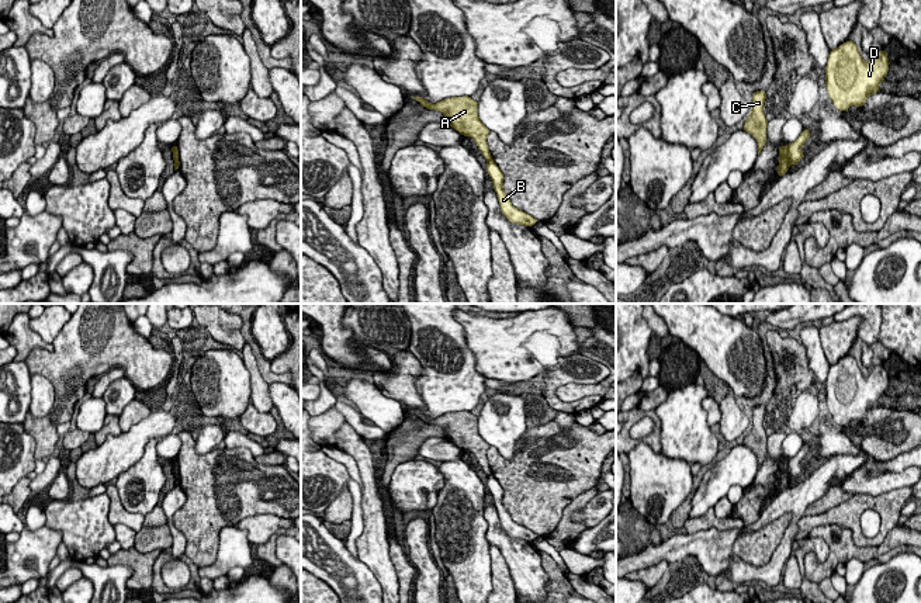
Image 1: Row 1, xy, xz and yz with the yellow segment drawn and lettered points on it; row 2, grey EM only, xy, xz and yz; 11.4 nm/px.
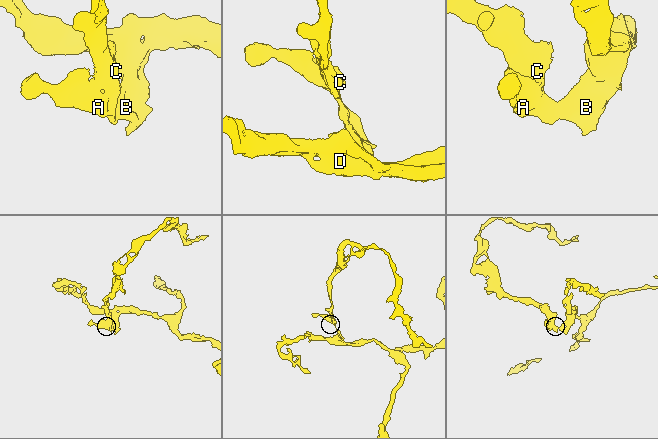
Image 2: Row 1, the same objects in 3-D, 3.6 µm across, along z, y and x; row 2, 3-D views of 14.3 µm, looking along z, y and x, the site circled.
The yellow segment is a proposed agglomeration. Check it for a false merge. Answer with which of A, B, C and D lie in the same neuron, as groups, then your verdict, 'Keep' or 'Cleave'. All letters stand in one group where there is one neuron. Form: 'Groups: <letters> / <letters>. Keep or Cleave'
Groups: A C / B D. Cleave

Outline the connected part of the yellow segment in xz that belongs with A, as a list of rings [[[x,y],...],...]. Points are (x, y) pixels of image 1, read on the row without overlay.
[[[468,410],[444,413],[436,419],[429,419],[422,412],[412,412],[427,424],[440,426],[444,429],[447,439],[464,451],[470,451],[477,458],[482,471],[492,475],[488,462],[488,448],[491,447],[478,432],[478,417]]]

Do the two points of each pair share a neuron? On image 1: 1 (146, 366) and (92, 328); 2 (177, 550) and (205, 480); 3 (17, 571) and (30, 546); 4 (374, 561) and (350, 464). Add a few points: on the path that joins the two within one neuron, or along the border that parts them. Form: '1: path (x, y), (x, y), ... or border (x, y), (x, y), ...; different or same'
1: path (132, 352), (106, 339); same
2: border (183, 503), (173, 524), (186, 540), (184, 553); different
3: path (20, 565), (30, 551); same
4: border (340, 449), (355, 460), (362, 485); different

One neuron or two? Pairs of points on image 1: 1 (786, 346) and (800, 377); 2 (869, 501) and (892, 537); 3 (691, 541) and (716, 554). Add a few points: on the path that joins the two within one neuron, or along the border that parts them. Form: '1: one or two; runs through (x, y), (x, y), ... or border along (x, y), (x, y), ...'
1: one; runs through (793, 353), (800, 360), (800, 370)
2: two; border along (897, 523), (879, 544), (858, 547)
3: one; runs through (696, 544), (710, 548)

